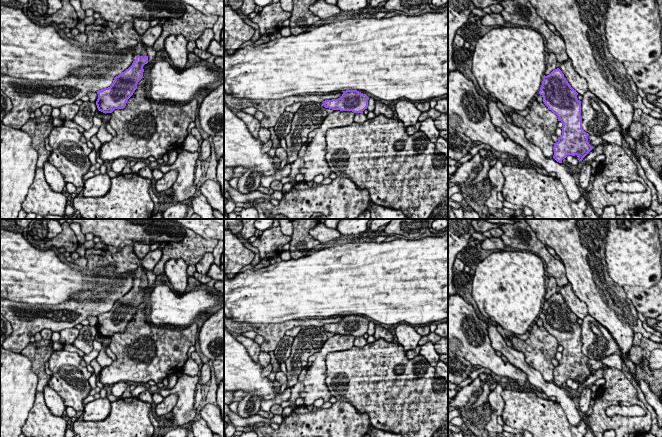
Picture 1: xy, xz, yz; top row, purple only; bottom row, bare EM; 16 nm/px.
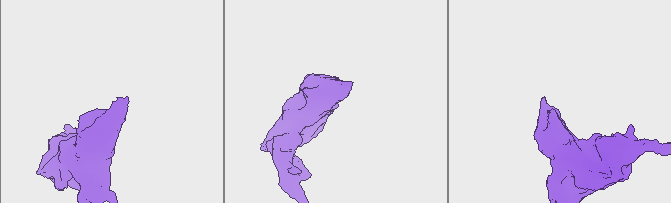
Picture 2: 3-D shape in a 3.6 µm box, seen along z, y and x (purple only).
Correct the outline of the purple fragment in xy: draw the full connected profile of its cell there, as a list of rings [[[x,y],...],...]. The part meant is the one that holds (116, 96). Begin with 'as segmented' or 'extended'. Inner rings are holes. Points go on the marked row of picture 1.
extended; [[[139,42],[135,47],[138,56],[132,65],[116,76],[110,87],[97,91],[96,105],[103,113],[112,113],[115,109],[124,109],[128,99],[137,89],[138,82],[143,77],[143,66],[148,63],[147,49]]]

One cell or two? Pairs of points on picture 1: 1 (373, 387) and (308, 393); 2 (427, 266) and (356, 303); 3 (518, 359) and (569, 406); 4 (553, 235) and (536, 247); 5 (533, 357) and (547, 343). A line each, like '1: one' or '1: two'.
1: two
2: one
3: one
4: two
5: one

